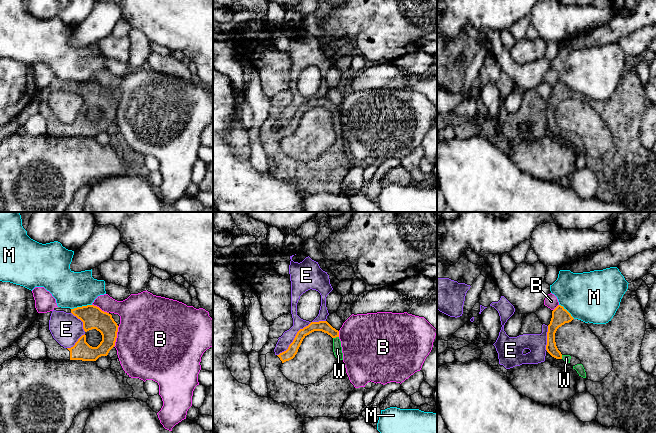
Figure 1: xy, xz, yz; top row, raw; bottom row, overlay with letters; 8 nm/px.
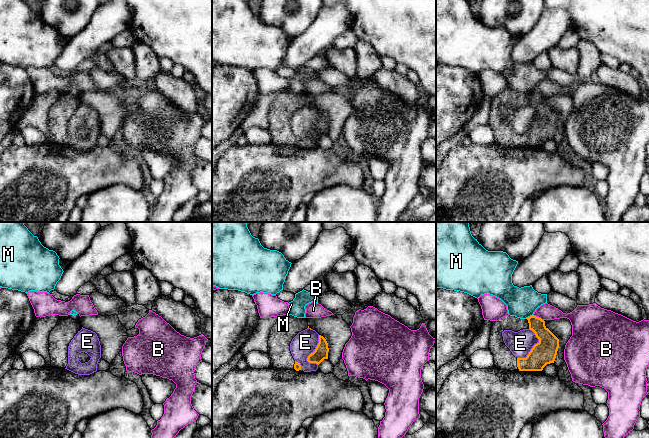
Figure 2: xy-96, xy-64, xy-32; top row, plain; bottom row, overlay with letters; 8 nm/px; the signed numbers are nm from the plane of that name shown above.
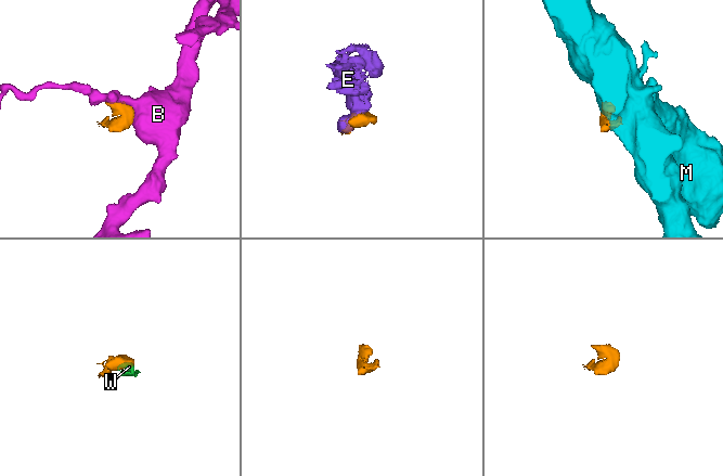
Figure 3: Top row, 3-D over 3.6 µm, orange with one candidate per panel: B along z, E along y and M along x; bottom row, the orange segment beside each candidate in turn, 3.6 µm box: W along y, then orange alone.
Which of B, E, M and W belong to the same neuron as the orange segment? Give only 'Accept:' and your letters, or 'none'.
Accept: W

